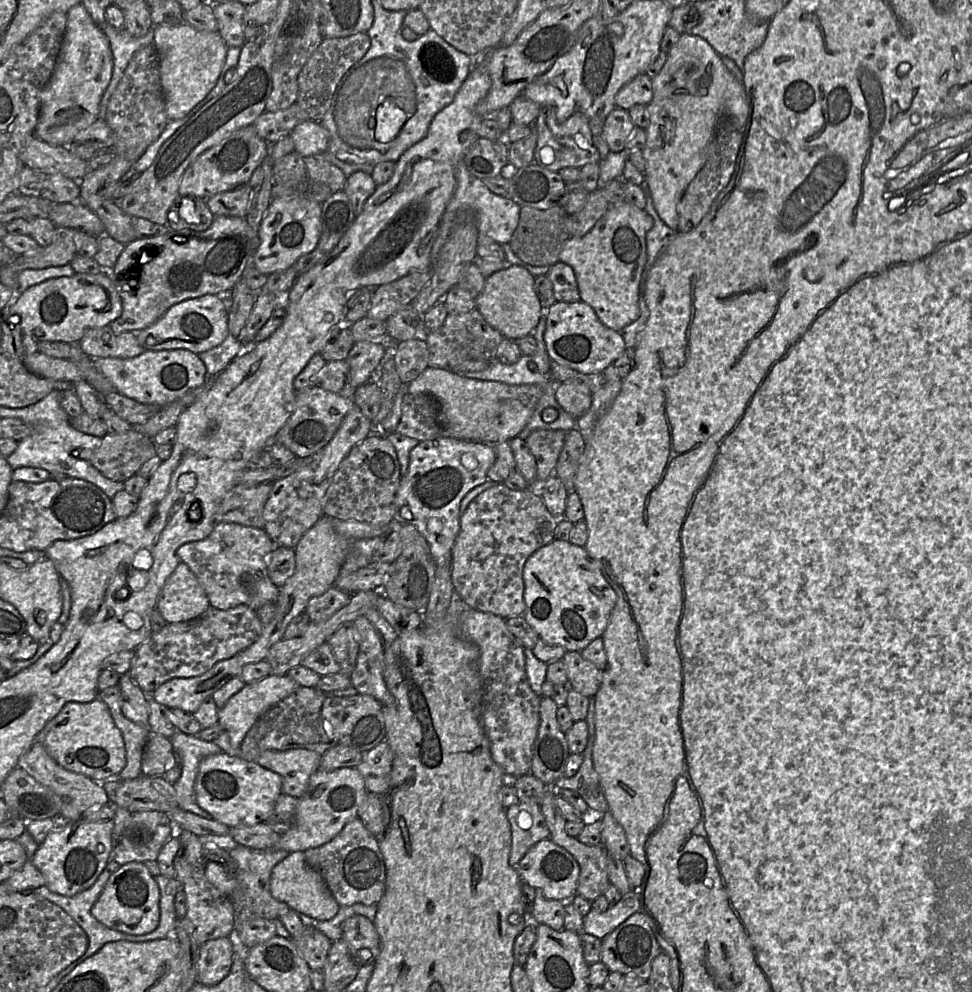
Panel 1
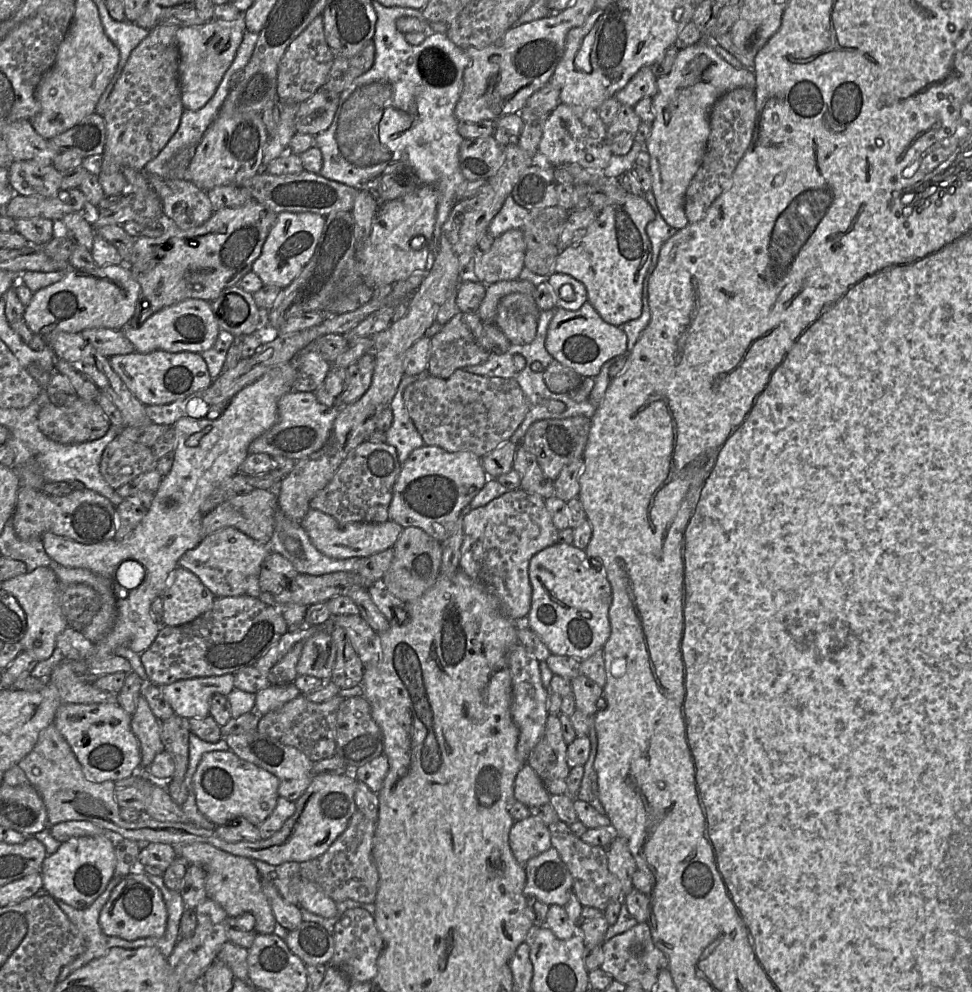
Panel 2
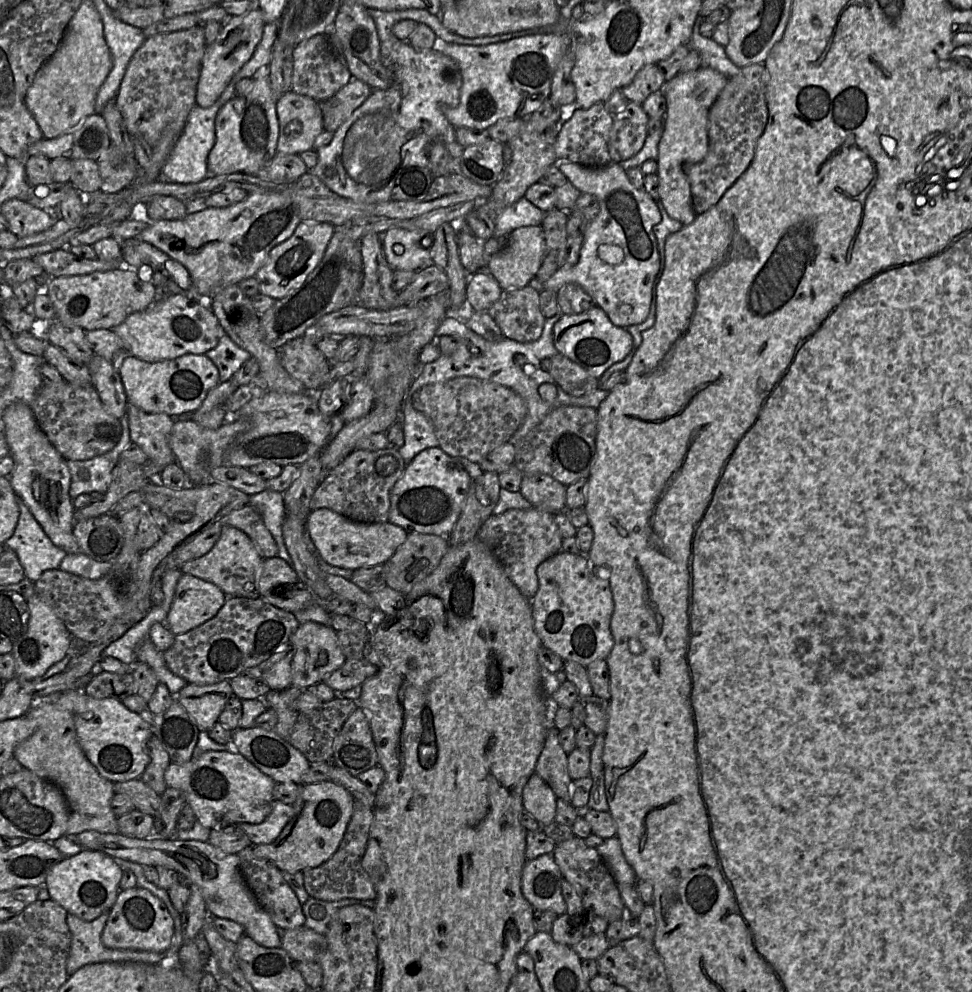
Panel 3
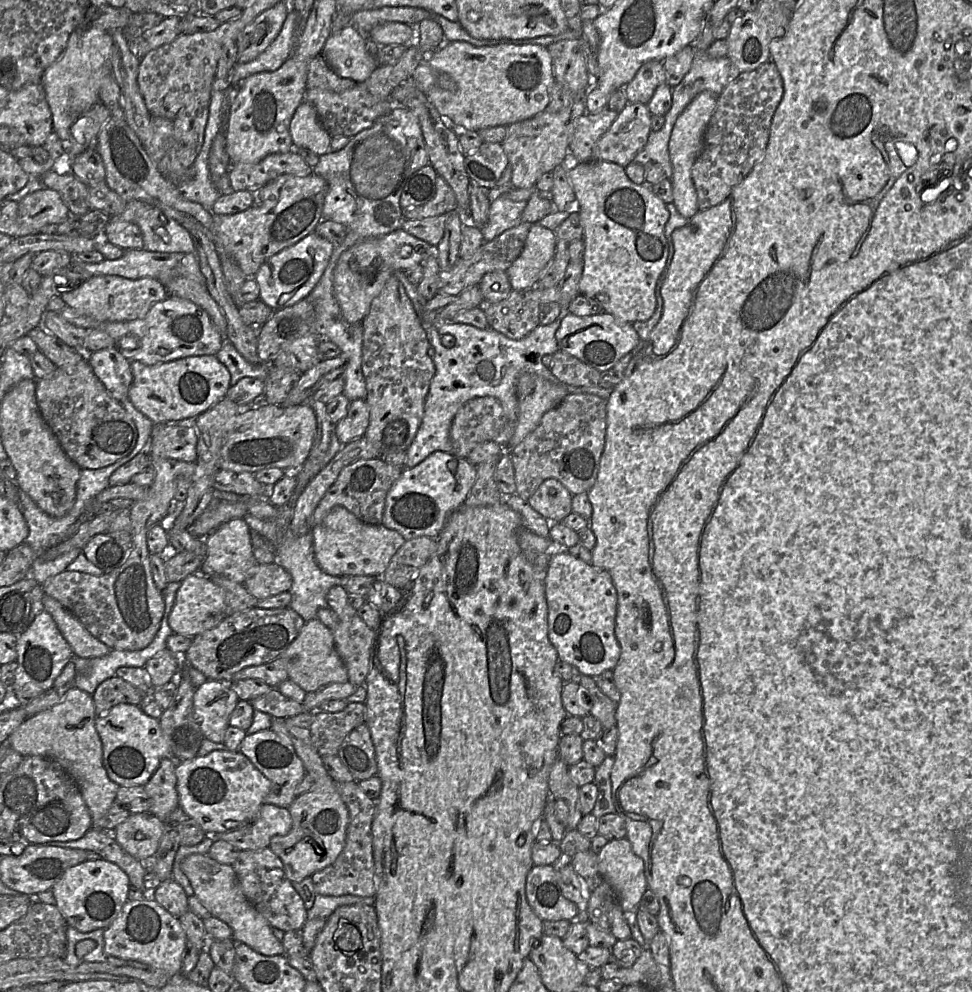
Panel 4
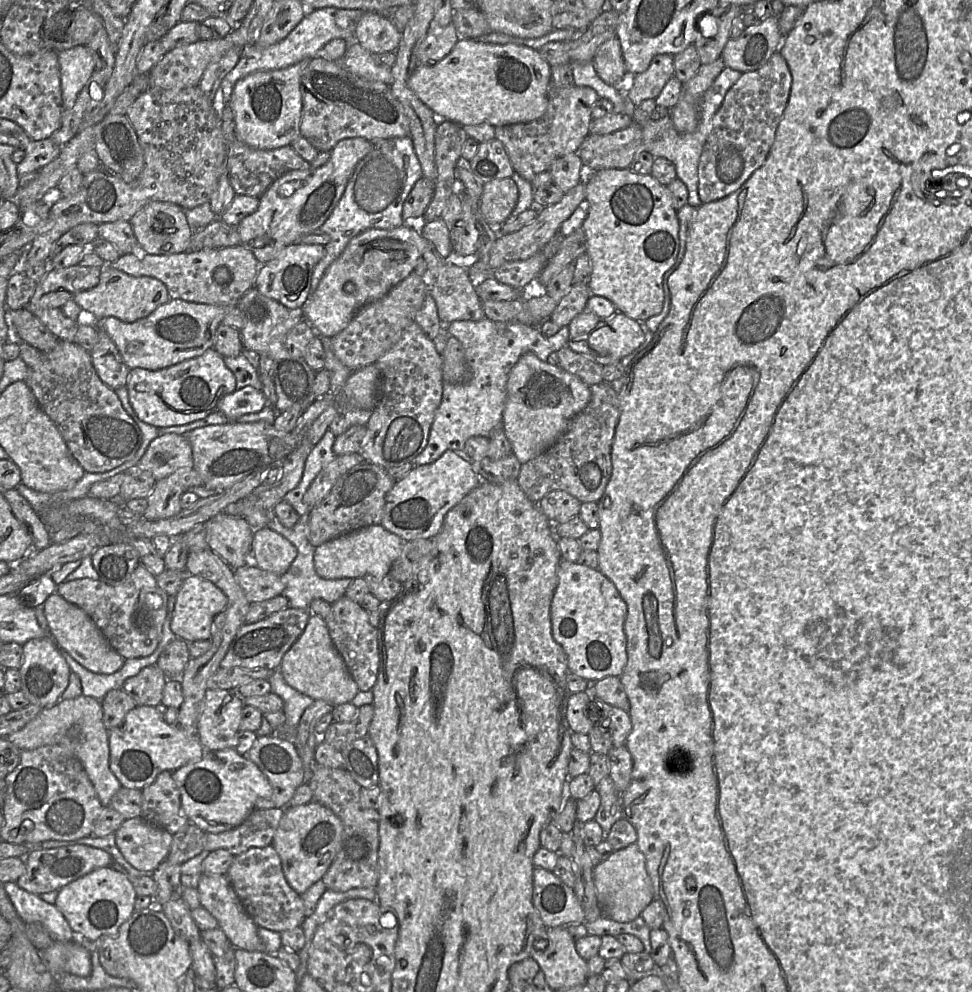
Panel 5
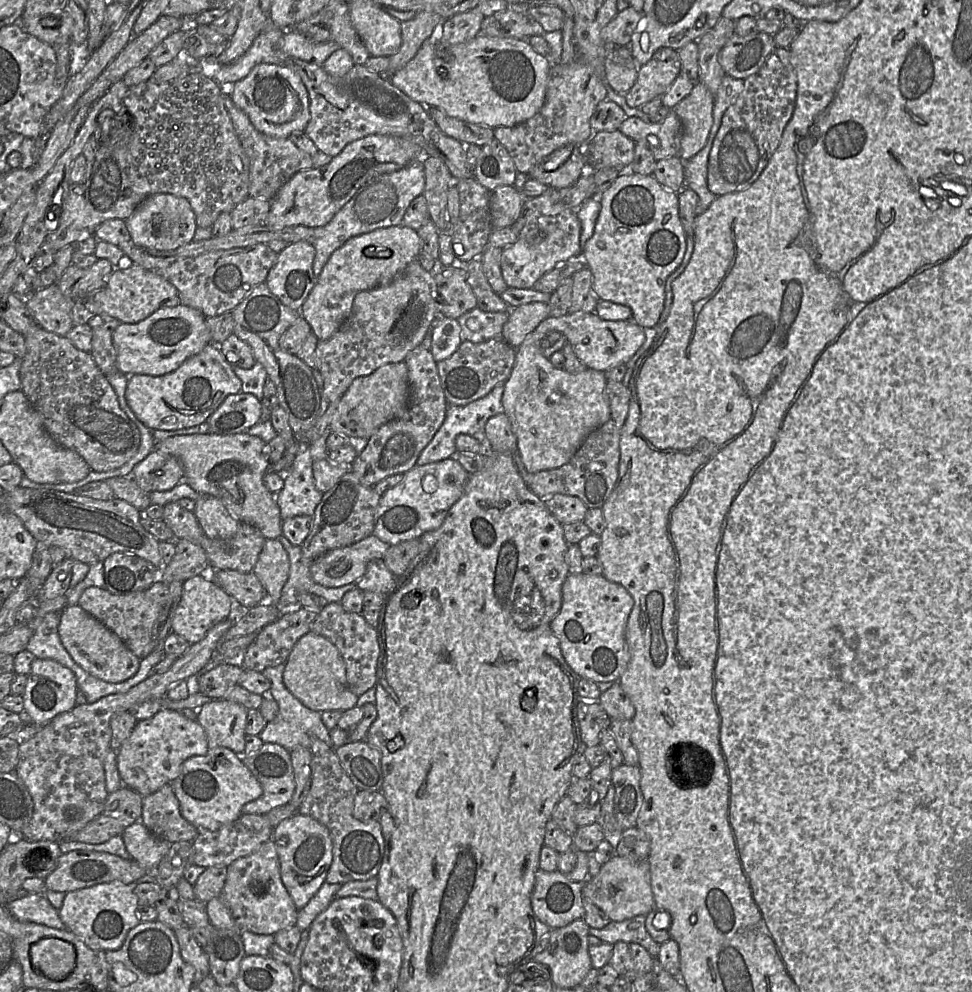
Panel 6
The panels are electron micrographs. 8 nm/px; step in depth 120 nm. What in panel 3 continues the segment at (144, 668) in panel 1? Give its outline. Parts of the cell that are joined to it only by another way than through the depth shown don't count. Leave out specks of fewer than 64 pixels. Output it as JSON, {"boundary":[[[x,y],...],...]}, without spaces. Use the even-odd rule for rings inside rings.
{"boundary":[[[228,597],[218,613],[203,624],[188,632],[175,635],[174,643],[163,651],[167,667],[188,683],[213,684],[244,673],[247,669],[269,659],[290,643],[300,623],[293,613],[274,607],[263,598]]]}

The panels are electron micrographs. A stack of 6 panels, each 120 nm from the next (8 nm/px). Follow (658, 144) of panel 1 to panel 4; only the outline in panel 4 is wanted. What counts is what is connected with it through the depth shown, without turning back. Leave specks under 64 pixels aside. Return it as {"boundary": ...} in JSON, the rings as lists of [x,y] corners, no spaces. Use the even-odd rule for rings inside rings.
{"boundary":[[[703,91],[698,94],[677,118],[669,139],[668,150],[672,165],[670,180],[673,187],[673,204],[685,218],[692,218],[699,210],[691,169],[703,150],[704,135],[715,110],[718,96],[710,91]]]}

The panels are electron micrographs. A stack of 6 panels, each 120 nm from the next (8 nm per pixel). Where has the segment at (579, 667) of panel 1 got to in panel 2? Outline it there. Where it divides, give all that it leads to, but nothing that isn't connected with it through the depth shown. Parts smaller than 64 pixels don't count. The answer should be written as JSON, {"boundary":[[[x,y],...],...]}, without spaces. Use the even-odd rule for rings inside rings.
{"boundary":[[[583,674],[570,680],[572,696],[576,709],[587,716],[595,716],[597,711],[605,708],[603,688]]]}

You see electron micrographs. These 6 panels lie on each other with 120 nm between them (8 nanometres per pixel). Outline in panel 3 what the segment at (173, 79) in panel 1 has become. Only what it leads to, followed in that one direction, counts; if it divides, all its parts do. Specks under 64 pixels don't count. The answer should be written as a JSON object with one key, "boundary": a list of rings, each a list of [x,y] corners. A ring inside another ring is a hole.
{"boundary":[[[255,5],[240,16],[229,16],[222,24],[217,38],[206,46],[201,73],[197,84],[196,105],[211,107],[221,96],[232,77],[250,60],[261,41],[266,22],[263,12]]]}

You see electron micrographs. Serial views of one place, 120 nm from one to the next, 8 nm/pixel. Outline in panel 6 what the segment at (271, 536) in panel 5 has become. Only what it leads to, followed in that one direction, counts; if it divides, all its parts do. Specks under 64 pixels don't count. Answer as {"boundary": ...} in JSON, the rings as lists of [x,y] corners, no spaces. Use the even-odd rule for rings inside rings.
{"boundary":[[[266,539],[253,572],[267,592],[265,602],[278,605],[290,573],[289,556],[279,539]]]}

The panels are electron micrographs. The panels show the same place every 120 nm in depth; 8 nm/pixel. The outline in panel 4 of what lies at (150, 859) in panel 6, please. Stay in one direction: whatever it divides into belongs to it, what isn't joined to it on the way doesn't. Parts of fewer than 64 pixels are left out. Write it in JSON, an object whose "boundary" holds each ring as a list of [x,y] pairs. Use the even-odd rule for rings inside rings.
{"boundary":[[[149,812],[130,814],[113,830],[120,847],[134,858],[144,861],[153,856],[163,835],[163,822]]]}

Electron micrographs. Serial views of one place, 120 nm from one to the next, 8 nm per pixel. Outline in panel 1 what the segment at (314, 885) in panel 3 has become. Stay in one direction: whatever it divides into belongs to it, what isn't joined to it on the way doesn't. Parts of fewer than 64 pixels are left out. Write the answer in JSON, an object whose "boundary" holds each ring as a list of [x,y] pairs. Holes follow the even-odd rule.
{"boundary":[[[357,817],[328,843],[304,851],[307,863],[324,879],[333,897],[340,906],[356,903],[377,905],[385,892],[386,867],[379,841]]]}

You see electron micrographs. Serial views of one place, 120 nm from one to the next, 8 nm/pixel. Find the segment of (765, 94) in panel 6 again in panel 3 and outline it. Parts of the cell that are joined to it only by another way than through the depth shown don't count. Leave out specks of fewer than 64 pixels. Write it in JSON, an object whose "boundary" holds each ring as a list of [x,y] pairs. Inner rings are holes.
{"boundary":[[[764,64],[741,68],[718,95],[709,111],[708,153],[699,163],[684,164],[690,182],[691,201],[695,214],[702,214],[714,206],[727,189],[746,171],[757,142],[768,120],[766,86],[769,73]]]}

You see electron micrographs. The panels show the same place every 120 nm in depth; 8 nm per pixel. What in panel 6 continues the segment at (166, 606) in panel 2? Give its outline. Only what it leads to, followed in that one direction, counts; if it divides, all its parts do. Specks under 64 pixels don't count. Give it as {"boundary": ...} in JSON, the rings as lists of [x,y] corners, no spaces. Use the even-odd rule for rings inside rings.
{"boundary":[[[210,575],[191,577],[184,582],[181,600],[172,621],[172,632],[182,636],[190,645],[196,644],[204,639],[217,623],[225,620],[234,608],[233,598]]]}

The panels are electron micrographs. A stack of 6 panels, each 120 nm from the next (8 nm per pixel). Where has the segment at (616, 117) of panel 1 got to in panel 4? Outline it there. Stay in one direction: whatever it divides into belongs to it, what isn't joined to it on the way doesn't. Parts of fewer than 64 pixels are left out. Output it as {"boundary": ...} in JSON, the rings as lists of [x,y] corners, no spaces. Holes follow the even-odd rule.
{"boundary":[[[628,102],[608,131],[596,142],[594,160],[628,166],[647,143],[652,131],[651,115],[646,104]]]}

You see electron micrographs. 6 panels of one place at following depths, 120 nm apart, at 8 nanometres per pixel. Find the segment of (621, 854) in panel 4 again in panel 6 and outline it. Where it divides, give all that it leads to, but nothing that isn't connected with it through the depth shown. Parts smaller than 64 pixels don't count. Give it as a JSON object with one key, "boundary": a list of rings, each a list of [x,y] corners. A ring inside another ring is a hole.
{"boundary":[[[614,855],[585,885],[583,896],[614,922],[621,922],[638,915],[647,915],[653,909],[657,909],[651,888],[648,860],[636,861]]]}

